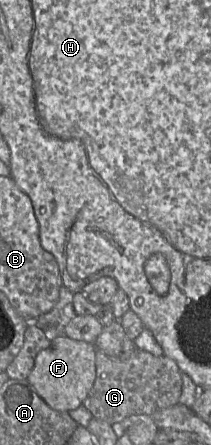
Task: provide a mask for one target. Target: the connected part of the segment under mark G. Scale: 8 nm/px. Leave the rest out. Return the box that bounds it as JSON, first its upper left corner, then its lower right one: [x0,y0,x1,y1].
[82,349,182,425]

